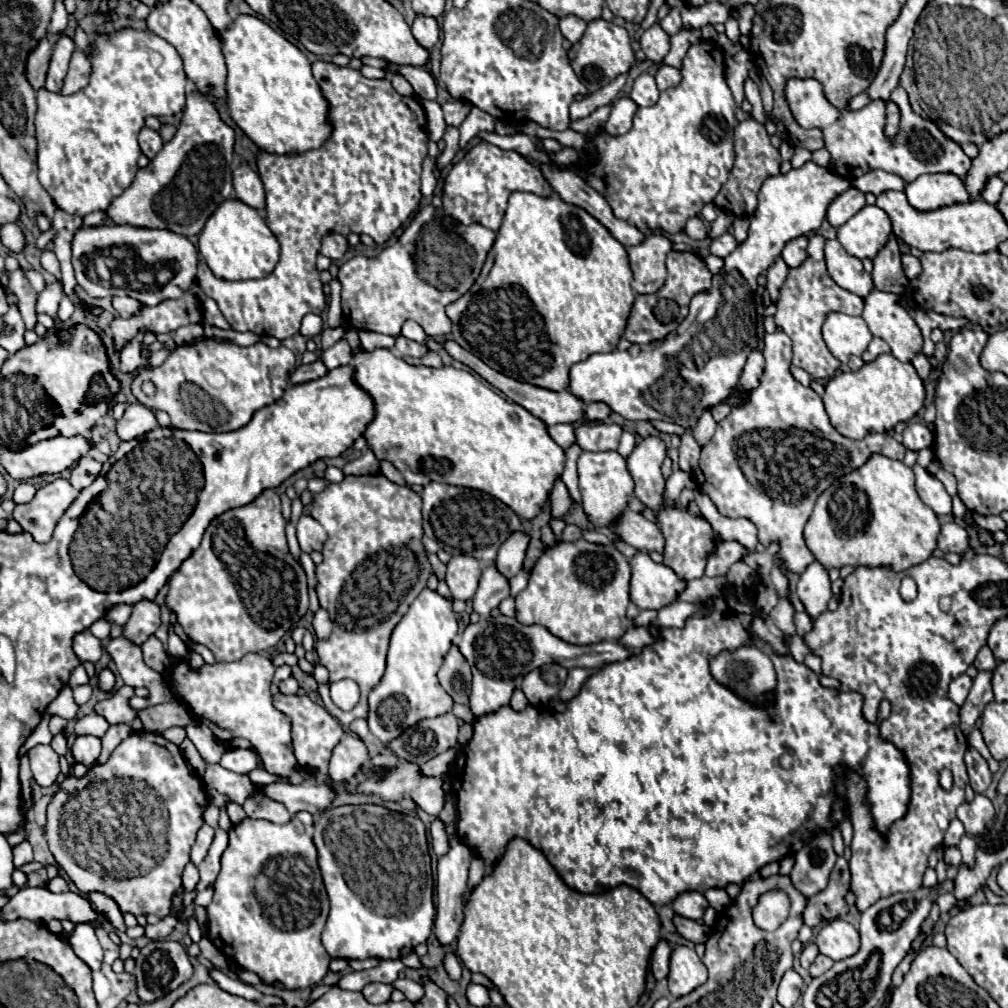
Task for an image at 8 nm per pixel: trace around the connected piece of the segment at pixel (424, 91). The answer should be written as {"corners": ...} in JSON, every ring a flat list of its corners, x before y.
{"corners":[[390,65,390,71,394,73,394,71,400,71,408,81,410,81,410,85,414,87,414,91,416,91,416,95,420,97,420,99,432,99,432,101,436,101,436,85,434,85,434,77,426,71,426,69,420,69,420,67,410,67,410,65,406,65,406,67,398,67,398,65]]}

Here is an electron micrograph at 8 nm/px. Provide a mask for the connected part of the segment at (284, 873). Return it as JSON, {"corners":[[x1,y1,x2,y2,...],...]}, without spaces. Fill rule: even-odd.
{"corners":[[248,817,242,823,234,825,234,829,228,831,228,837,230,837,230,841,228,841,228,849,222,855,222,869,214,883,214,899,206,907,208,909,208,939,240,969,254,971,262,979,264,985,282,983,284,989,288,989,288,991,298,991,298,989,308,989,312,985,318,985,324,979,324,975,328,973,328,963,330,963,330,955,326,953,324,945,320,943,320,933,322,933,322,929,326,925,326,917,328,917,328,895,326,895,320,871,318,871,316,847,312,843,312,837,306,833,304,825,298,819,292,819,286,825,274,825,264,819,248,819]]}

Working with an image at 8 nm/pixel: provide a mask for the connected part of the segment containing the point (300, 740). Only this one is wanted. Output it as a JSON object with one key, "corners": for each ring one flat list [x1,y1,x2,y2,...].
{"corners":[[274,695,274,707,290,717,292,723,292,745,294,745,294,755,298,759,298,765,304,769,320,769,326,771,328,769,328,761,332,755,332,749,336,747,336,743,340,741,340,737,344,735,340,723,318,703,314,703,308,695]]}

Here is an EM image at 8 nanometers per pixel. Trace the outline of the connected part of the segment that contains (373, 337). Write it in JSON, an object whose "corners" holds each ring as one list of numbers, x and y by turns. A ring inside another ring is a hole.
{"corners":[[362,331,360,333,360,341,364,349,376,349,376,347,394,347,394,337,390,335,382,335,382,333,372,333,372,331]]}

